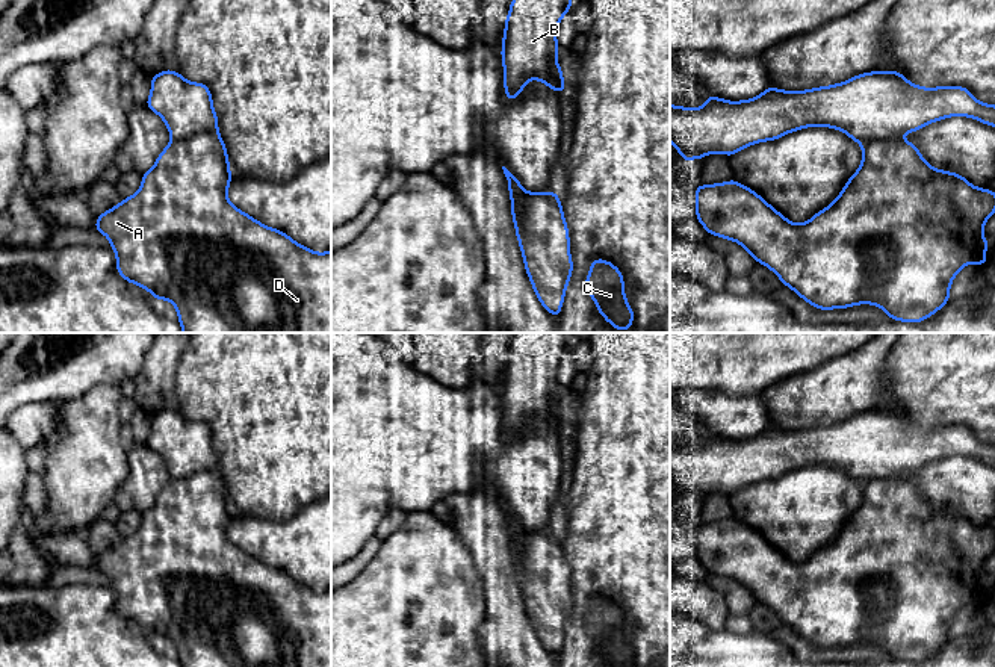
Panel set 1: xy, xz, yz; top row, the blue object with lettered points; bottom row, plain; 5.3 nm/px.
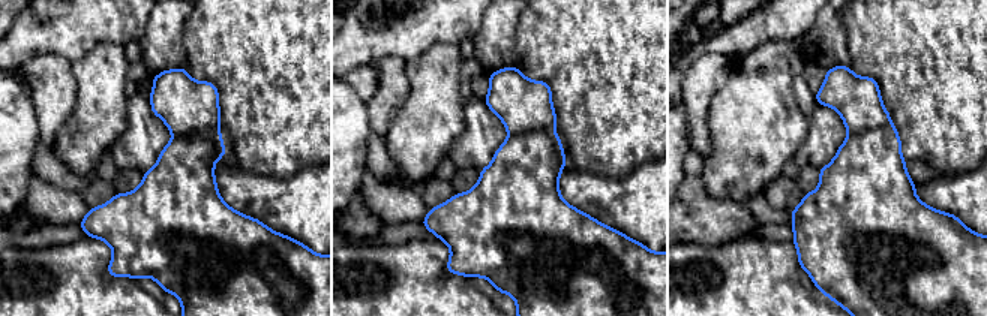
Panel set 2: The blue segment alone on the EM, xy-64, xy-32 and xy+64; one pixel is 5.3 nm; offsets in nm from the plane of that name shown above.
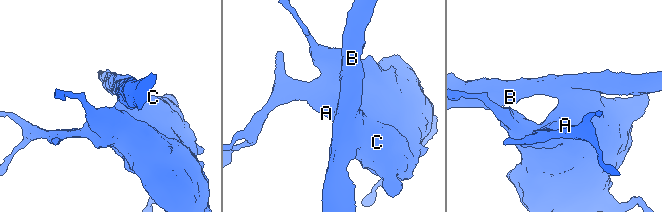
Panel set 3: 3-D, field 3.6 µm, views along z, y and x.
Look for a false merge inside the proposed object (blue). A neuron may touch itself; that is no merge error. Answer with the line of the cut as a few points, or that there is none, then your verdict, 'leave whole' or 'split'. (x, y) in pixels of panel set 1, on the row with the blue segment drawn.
cut in xy along (216, 129), (207, 133), (194, 133), (173, 139); split

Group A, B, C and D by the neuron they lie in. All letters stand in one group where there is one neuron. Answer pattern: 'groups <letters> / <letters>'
groups A C D / B

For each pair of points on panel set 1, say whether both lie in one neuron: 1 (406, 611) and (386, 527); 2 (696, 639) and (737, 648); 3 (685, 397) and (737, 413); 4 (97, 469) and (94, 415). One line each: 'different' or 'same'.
1: different
2: same
3: same
4: same

